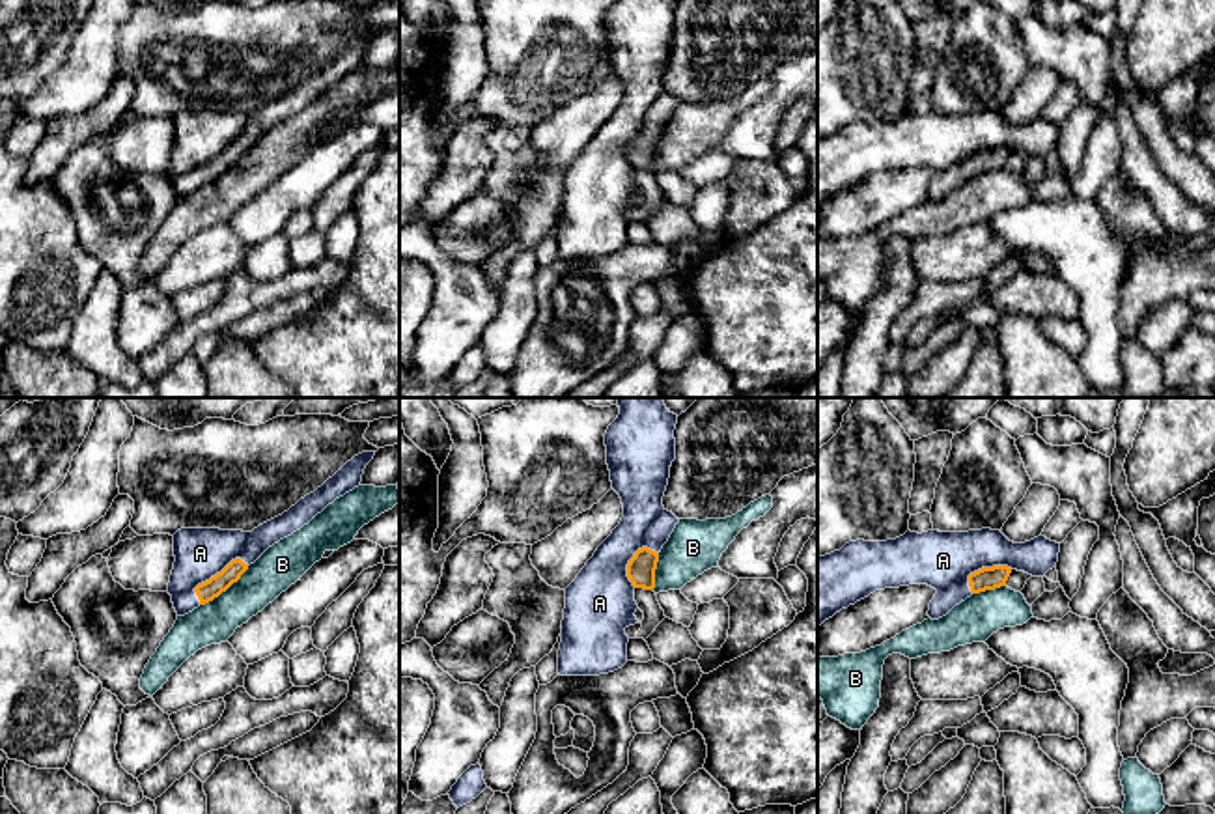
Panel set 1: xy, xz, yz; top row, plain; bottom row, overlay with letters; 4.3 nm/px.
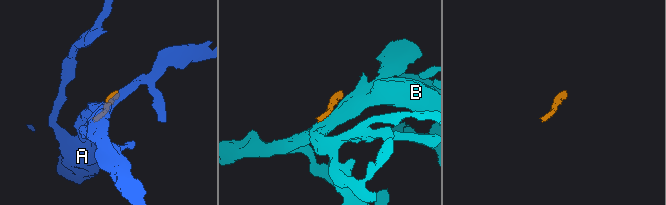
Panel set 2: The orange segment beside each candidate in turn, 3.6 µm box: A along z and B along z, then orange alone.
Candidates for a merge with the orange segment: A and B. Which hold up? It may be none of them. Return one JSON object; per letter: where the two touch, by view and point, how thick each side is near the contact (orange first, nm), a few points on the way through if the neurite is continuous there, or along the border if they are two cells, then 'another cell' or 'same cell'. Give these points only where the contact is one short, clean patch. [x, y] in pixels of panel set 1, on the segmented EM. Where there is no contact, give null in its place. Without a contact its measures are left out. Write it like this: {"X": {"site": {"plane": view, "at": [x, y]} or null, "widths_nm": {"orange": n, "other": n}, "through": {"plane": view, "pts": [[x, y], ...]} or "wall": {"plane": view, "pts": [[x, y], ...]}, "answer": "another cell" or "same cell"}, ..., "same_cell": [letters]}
{"A": {"site": {"plane": "xy", "at": [215, 575]}, "widths_nm": {"orange": 90, "other": 220}, "answer": "same cell"}, "B": {"site": {"plane": "xy", "at": [224, 590]}, "widths_nm": {"orange": 90, "other": 180}, "wall": {"plane": "xy", "pts": [[249, 566], [224, 590], [200, 605]]}, "answer": "another cell"}, "same_cell": ["A"]}

